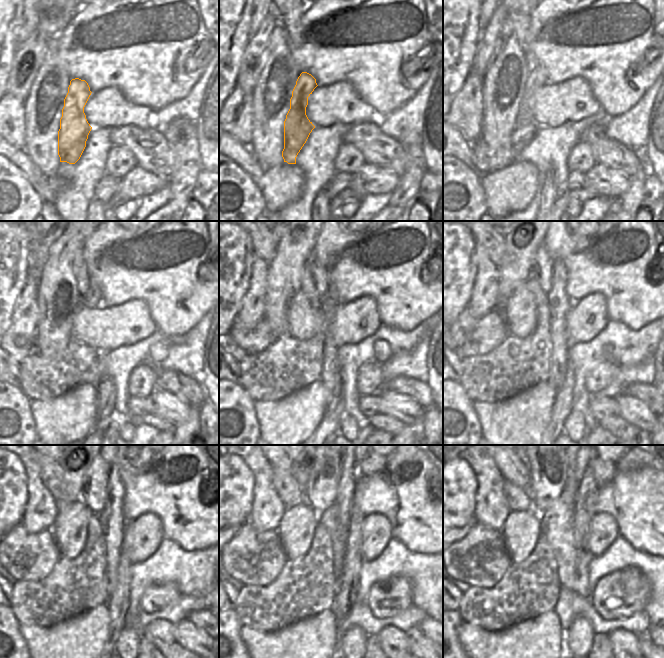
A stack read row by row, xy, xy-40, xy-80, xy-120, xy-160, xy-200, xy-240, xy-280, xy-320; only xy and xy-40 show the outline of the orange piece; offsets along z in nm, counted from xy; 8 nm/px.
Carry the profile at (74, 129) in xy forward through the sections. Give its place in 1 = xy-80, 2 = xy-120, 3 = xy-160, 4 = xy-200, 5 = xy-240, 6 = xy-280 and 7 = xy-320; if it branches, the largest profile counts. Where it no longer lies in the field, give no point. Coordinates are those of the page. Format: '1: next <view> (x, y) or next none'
1: next xy-80 (537, 77)
2: next xy-120 (93, 299)
3: next xy-160 (320, 275)
4: next xy-200 (543, 265)
5: next xy-240 (94, 494)
6: next xy-280 (320, 492)
7: next xy-320 (548, 465)

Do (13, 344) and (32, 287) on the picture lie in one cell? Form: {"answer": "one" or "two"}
{"answer": "one"}

